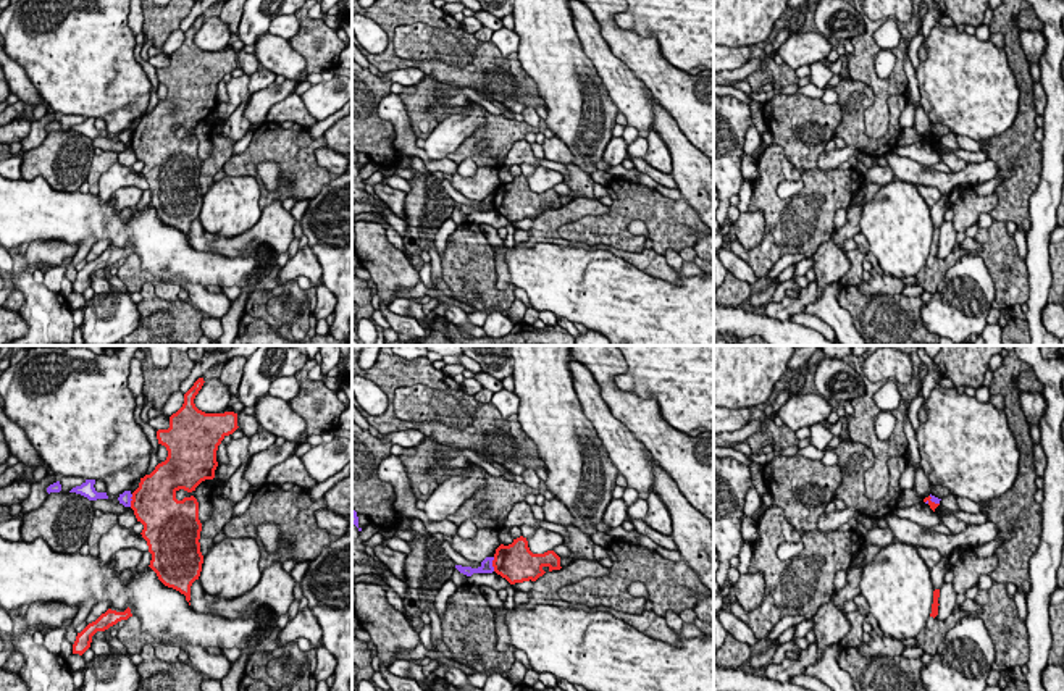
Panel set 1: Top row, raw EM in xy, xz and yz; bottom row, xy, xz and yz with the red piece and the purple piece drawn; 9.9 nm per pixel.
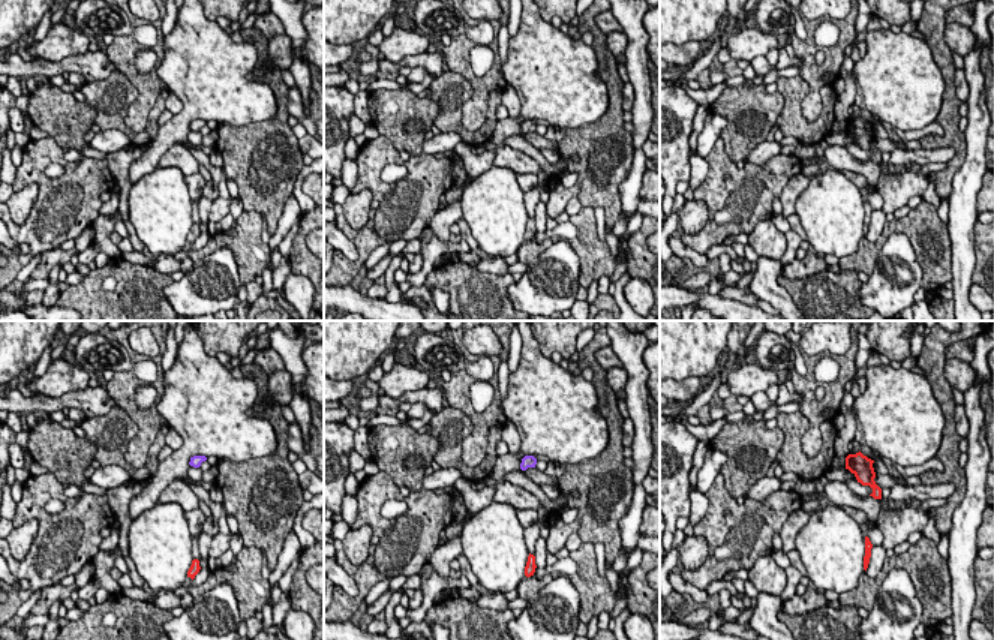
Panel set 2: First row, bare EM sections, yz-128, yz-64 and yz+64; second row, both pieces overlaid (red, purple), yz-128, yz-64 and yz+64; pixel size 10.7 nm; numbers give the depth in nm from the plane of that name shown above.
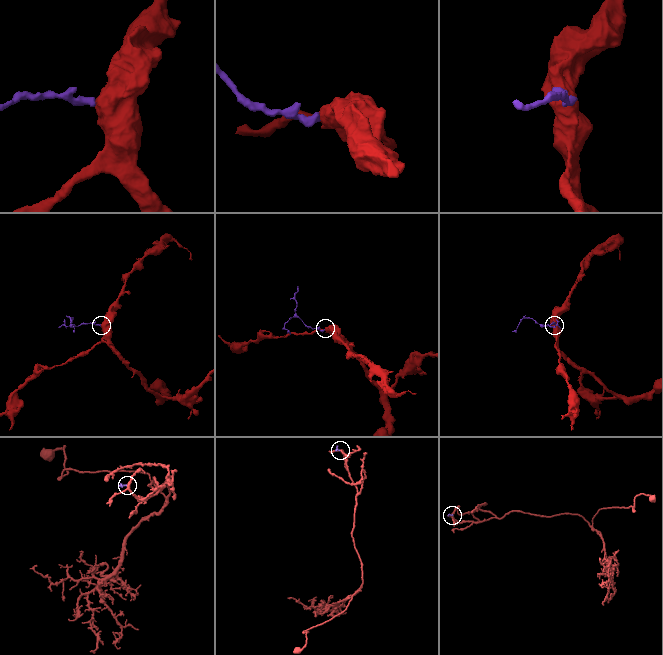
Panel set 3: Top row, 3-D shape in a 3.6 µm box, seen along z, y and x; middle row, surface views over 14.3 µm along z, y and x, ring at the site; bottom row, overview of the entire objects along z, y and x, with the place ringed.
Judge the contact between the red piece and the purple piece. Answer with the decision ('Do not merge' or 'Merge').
Do not merge

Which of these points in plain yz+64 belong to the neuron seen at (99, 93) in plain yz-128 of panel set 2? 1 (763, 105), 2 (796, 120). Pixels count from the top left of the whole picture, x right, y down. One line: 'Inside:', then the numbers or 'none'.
Inside: 2

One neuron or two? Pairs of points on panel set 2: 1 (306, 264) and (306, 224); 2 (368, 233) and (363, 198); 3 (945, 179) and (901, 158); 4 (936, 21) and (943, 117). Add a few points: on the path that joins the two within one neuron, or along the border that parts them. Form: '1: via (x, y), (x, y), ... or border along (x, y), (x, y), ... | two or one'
1: via (300, 254), (302, 234) | one
2: border along (368, 188), (372, 197), (369, 219), (353, 230) | two
3: border along (921, 149), (951, 147), (955, 153) | two
4: via (937, 45), (948, 68), (949, 93) | one

